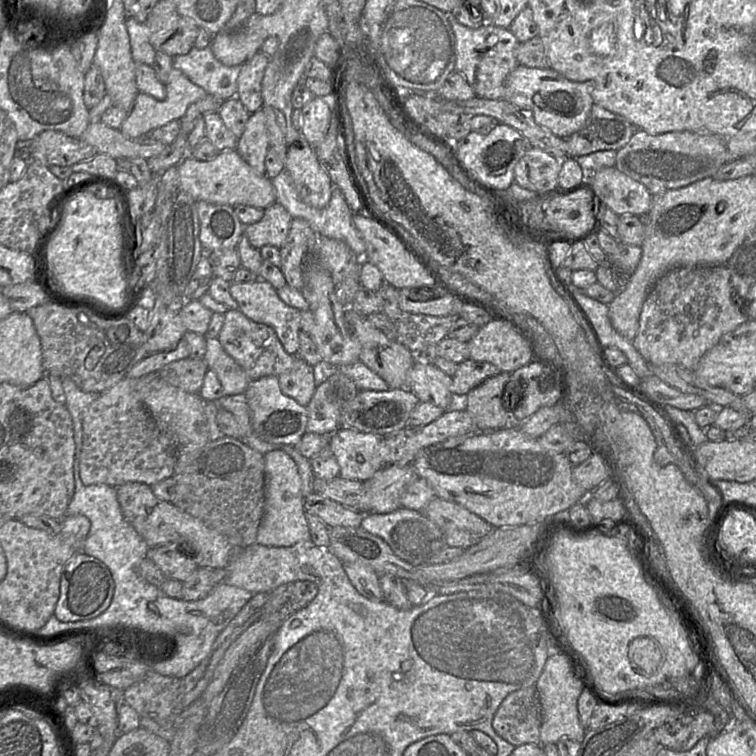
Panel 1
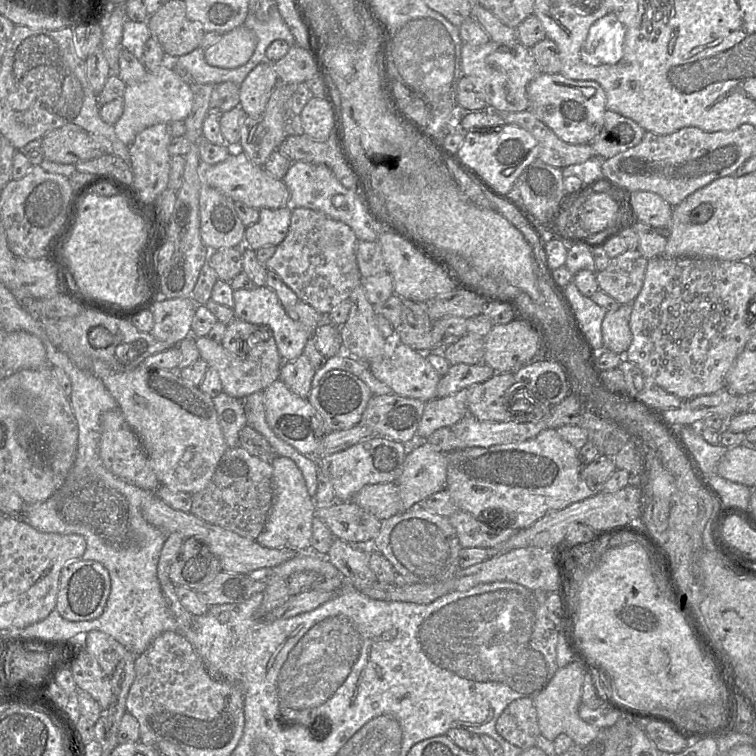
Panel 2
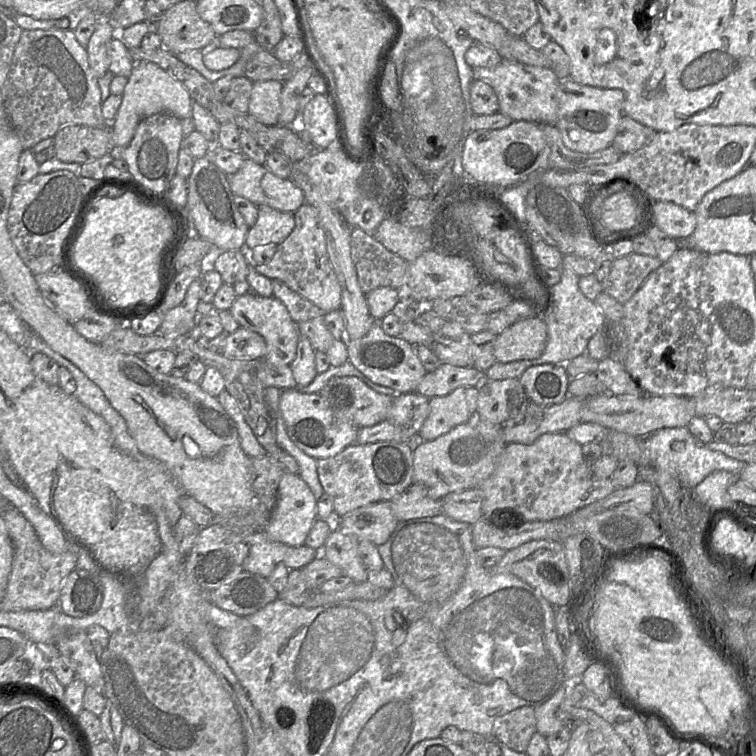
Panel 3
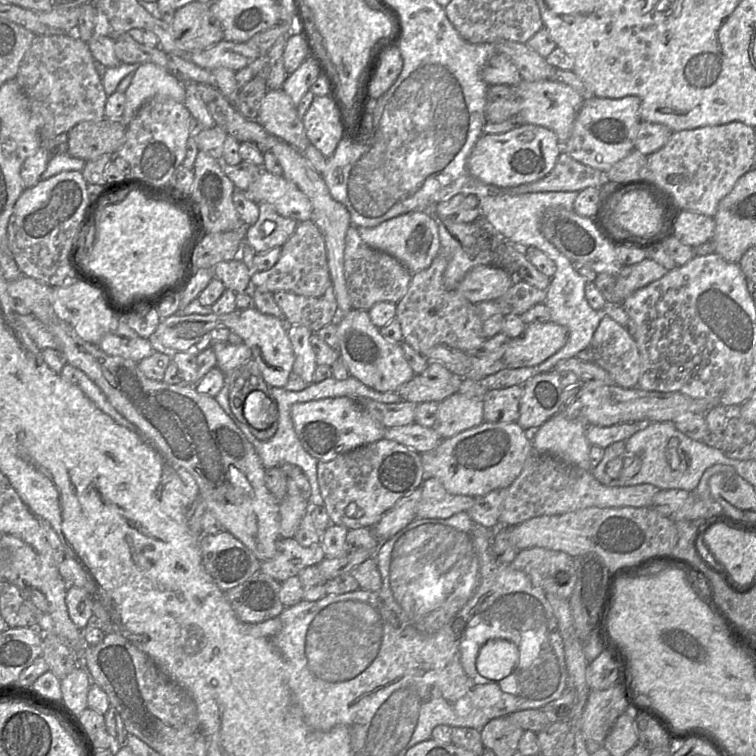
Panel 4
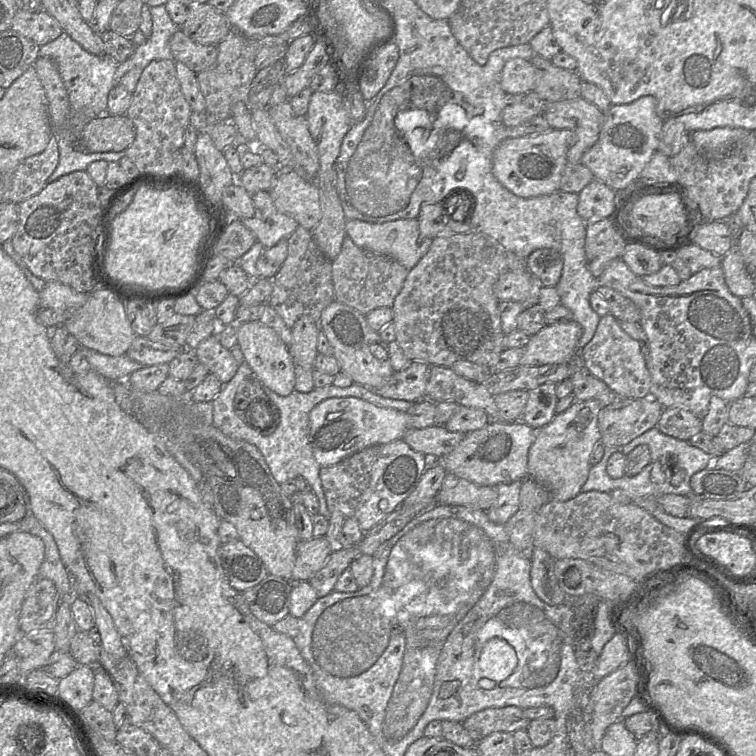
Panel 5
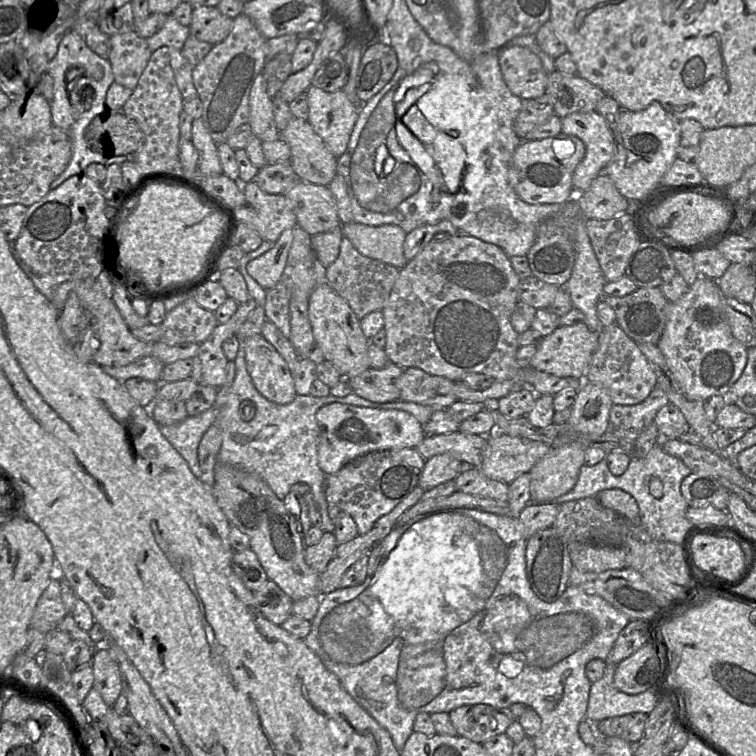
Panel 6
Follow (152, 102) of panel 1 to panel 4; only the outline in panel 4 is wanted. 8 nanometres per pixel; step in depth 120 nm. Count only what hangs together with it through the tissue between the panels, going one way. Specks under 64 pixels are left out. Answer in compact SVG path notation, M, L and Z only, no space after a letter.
M153 63L141 64L139 68L135 71L132 82L125 92L126 103L125 103L124 113L120 119L121 122L125 126L128 126L135 117L135 115L137 114L138 110L141 108L141 106L155 96L166 96L174 99L179 103L184 103L186 96L186 91L185 91L186 83L197 83L197 82L184 82L182 79L178 77L178 75L174 75L169 70Z

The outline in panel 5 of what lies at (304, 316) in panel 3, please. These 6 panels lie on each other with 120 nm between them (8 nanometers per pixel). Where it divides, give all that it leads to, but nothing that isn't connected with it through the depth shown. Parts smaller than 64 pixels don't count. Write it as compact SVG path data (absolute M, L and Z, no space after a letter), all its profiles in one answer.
M302 226L286 239L287 259L273 278L273 290L267 303L290 329L302 316L319 324L322 311L335 300L332 281L332 262L318 251L312 233Z

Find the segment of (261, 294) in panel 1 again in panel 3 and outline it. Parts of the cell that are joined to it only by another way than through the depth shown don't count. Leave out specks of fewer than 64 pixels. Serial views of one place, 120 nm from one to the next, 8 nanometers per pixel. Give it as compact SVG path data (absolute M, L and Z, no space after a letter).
M256 293L237 296L229 312L241 327L260 334L266 344L264 359L273 365L289 365L296 357L300 333L285 305L276 297L262 297Z

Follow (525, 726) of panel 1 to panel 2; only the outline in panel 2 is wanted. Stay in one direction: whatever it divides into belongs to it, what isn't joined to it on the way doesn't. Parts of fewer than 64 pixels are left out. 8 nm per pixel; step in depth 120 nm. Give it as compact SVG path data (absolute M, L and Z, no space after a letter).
M523 697L512 701L497 719L496 731L522 750L535 746L540 730L533 699Z

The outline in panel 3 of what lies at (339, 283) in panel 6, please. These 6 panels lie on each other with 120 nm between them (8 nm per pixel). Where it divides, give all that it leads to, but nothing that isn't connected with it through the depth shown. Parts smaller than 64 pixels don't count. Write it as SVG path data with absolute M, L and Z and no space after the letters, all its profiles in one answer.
M351 227L350 247L358 283L365 295L379 287L391 287L400 290L402 295L405 293L409 268L404 259L389 251L372 235L367 234L359 227Z

